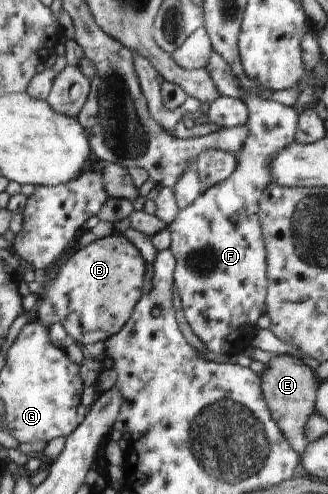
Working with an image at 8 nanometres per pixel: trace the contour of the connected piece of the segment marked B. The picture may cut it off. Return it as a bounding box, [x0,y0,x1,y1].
[27,232,147,349]

